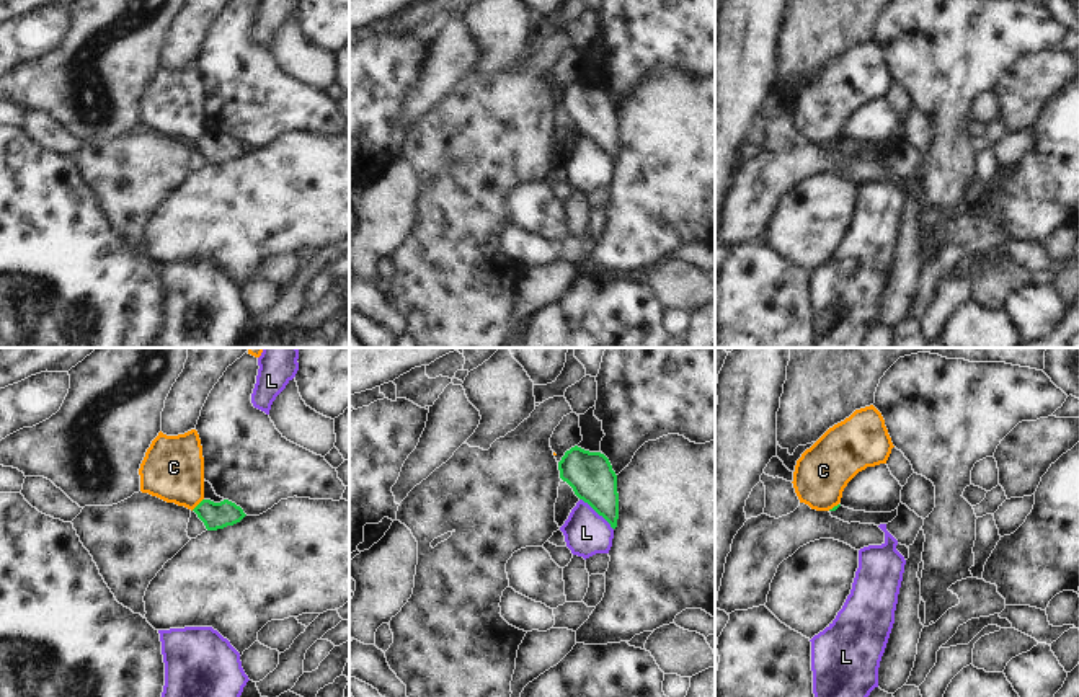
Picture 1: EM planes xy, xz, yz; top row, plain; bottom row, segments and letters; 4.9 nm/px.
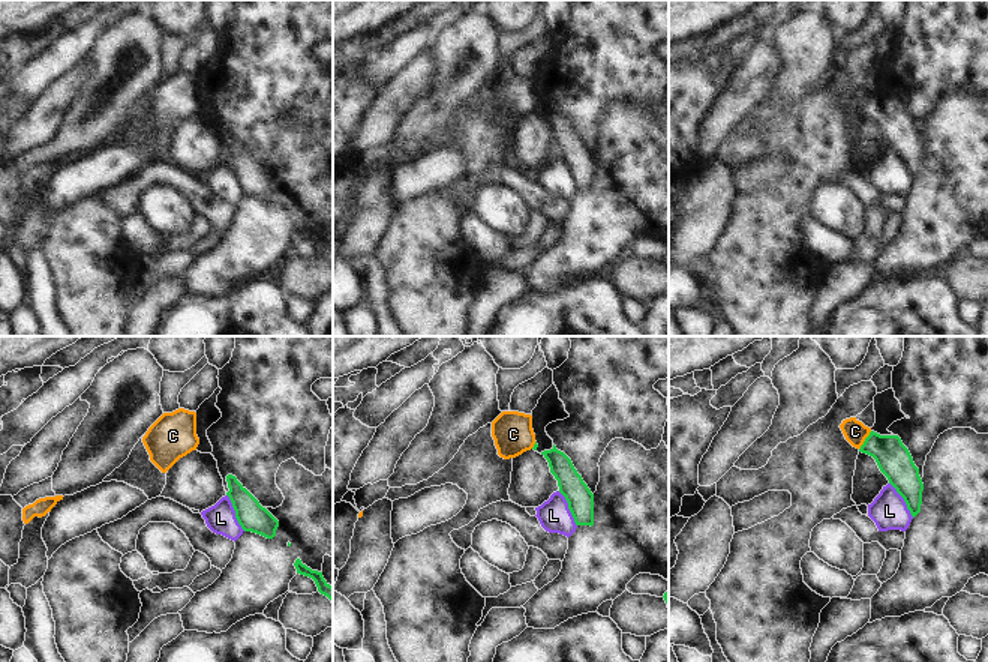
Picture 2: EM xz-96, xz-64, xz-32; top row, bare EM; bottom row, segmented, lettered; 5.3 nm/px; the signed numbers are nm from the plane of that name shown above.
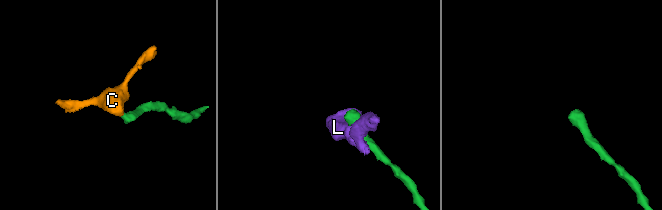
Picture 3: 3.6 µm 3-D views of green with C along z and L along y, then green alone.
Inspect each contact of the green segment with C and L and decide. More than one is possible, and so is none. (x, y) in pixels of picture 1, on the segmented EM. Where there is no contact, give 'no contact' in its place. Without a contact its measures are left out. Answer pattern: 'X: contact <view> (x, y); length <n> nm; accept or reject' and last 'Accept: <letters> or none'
C: contact xy (198, 505); length 90 nm; reject
L: contact xz (598, 513); length 220 nm; reject
Accept: none

